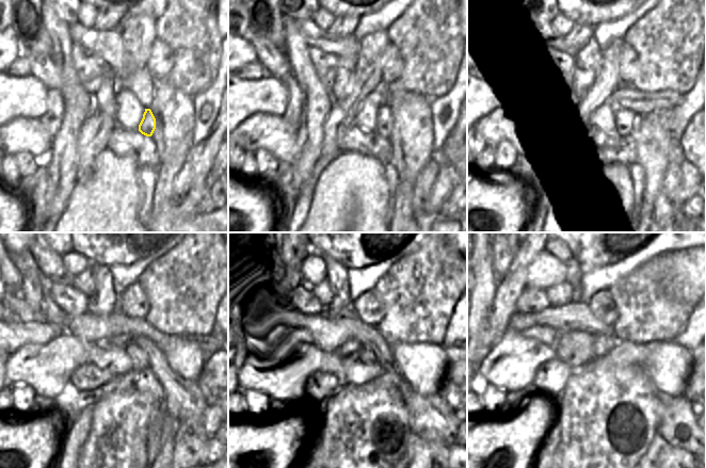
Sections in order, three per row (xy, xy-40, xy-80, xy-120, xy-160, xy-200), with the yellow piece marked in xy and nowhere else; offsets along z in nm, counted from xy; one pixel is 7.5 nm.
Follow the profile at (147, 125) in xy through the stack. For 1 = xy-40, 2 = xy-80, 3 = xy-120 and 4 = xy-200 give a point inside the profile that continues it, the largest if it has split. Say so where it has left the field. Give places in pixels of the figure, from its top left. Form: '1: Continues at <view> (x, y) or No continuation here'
1: Continues at xy-40 (384, 122)
2: Continues at xy-80 (624, 119)
3: Continues at xy-120 (141, 357)
4: Continues at xy-200 (602, 343)

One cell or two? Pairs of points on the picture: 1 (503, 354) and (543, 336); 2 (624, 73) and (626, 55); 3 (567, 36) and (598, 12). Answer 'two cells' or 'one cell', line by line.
1: two cells
2: one cell
3: one cell

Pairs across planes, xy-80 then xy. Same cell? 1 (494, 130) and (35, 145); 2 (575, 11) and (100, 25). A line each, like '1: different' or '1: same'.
1: same
2: same

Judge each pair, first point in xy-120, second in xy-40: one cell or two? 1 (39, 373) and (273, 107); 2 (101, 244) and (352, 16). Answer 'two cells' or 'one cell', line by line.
1: two cells
2: one cell

